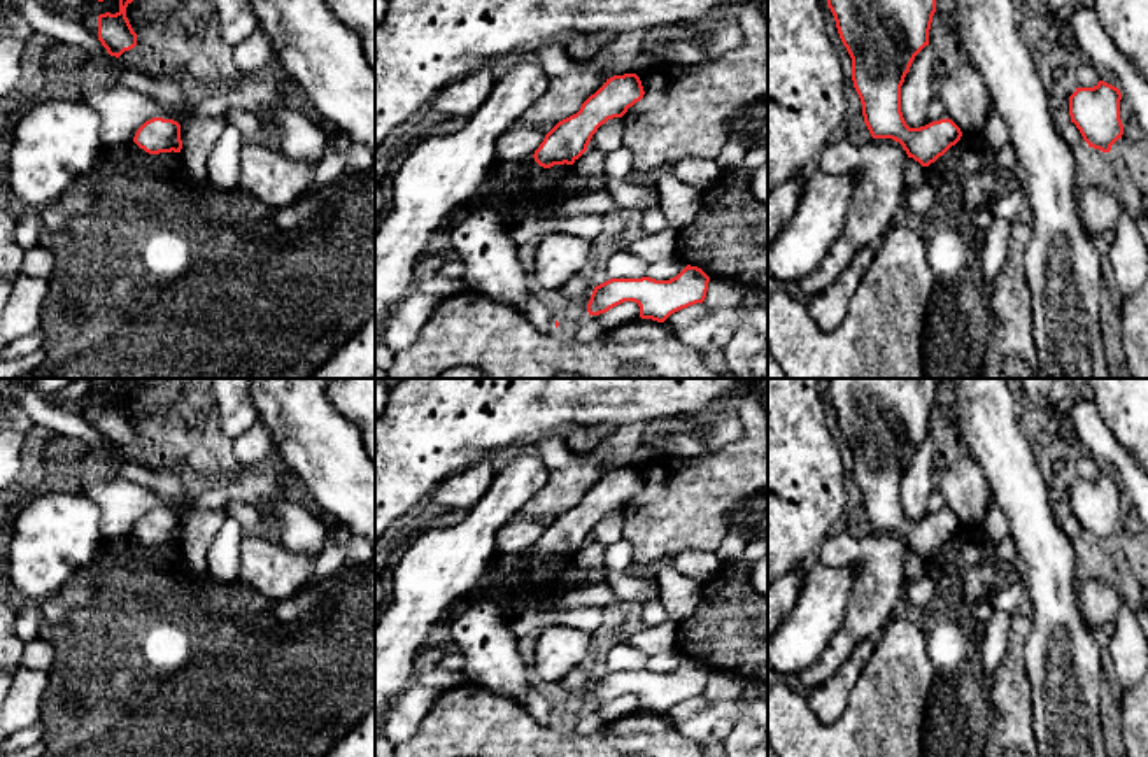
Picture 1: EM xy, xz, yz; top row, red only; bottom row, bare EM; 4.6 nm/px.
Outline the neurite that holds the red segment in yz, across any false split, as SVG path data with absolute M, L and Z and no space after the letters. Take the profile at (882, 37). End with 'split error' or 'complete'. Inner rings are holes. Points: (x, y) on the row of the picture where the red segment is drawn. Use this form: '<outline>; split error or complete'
M827 0L827 7L852 58L852 81L871 137L899 142L908 158L929 166L962 137L960 128L948 117L910 128L901 112L901 86L915 56L929 46L936 0Z; complete

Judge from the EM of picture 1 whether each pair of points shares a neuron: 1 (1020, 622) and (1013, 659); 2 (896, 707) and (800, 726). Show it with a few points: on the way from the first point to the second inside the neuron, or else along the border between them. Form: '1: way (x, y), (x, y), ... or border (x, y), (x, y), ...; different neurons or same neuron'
1: way (1019, 631), (1015, 650); same neuron
2: way (871, 731), (868, 735), (824, 735); same neuron

